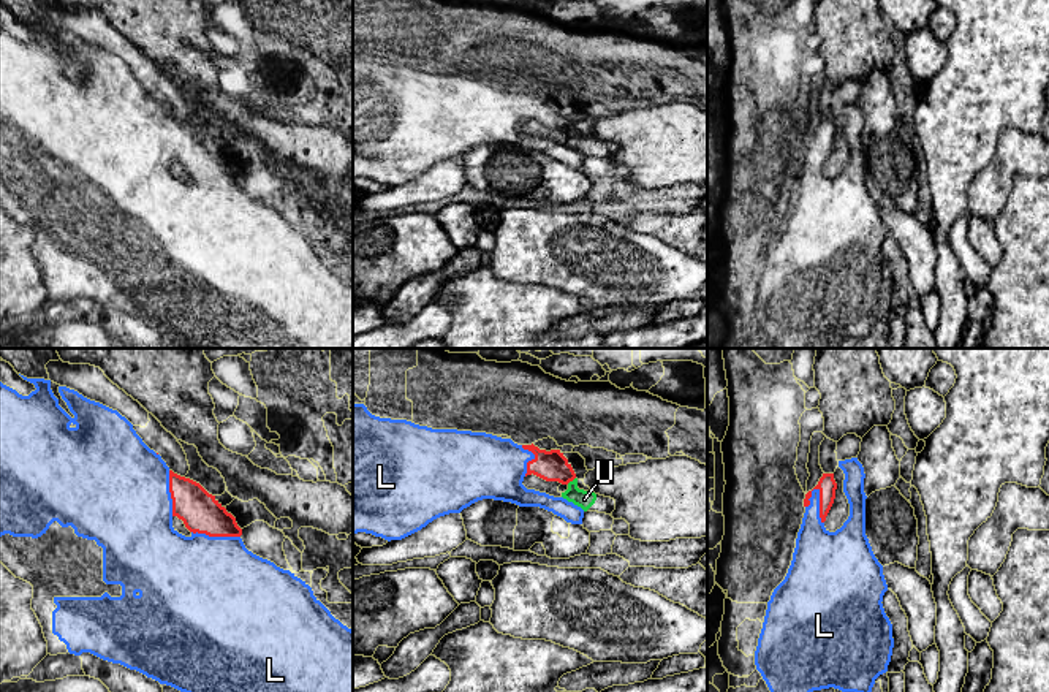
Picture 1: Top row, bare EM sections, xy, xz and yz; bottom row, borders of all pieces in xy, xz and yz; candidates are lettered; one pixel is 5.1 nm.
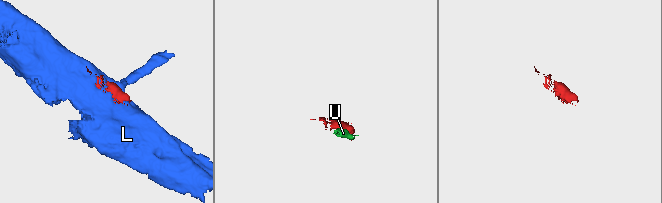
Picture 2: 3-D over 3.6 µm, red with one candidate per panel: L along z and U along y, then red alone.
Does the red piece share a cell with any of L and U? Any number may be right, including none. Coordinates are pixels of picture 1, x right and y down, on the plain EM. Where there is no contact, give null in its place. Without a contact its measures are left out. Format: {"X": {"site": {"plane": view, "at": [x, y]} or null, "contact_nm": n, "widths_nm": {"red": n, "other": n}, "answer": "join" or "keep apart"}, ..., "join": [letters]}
{"L": {"site": {"plane": "yz", "at": [820, 151]}, "contact_nm": 190, "widths_nm": {"red": 90, "other": 260}, "answer": "join"}, "U": {"site": {"plane": "xz", "at": [570, 125]}, "contact_nm": 60, "widths_nm": {"red": 160, "other": 90}, "answer": "keep apart"}, "join": ["L"]}

